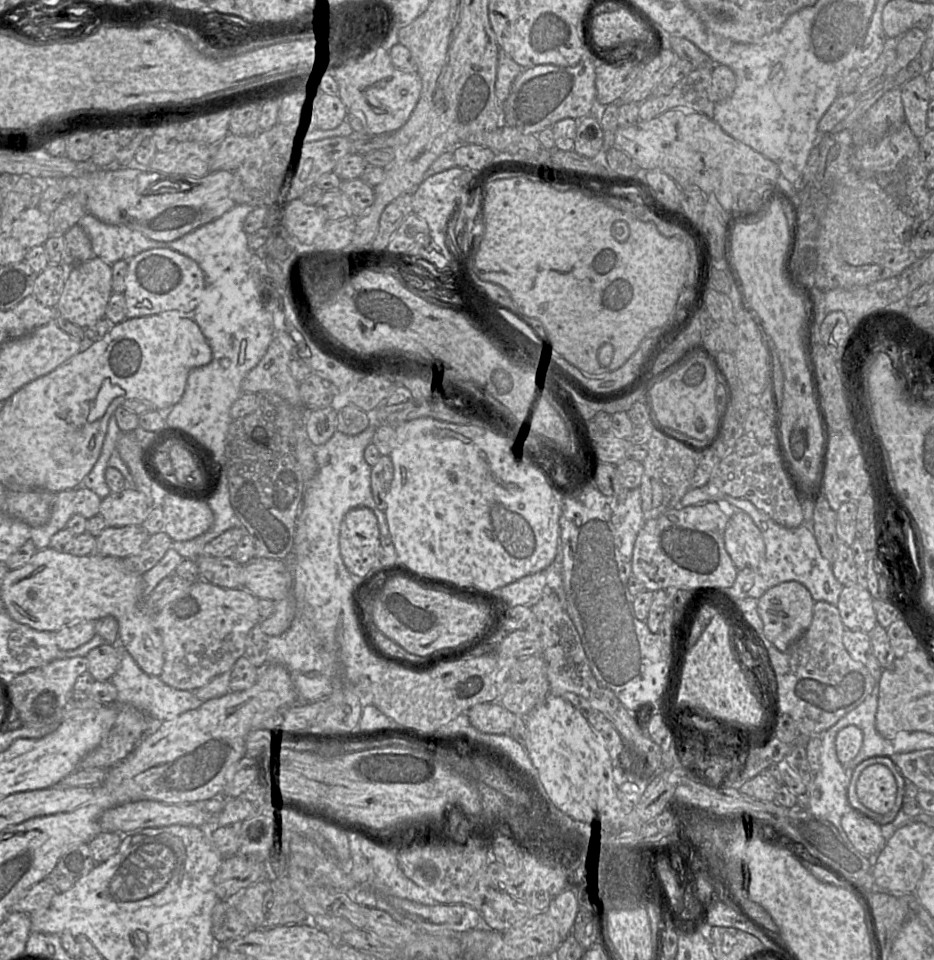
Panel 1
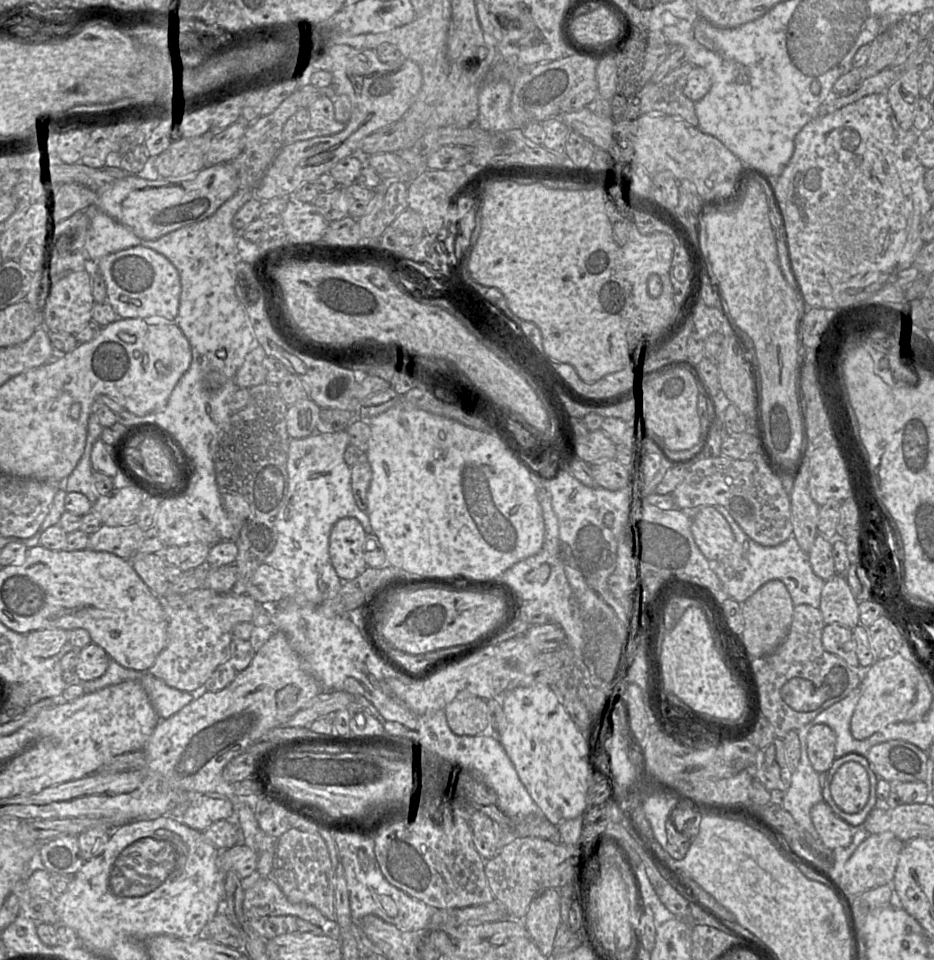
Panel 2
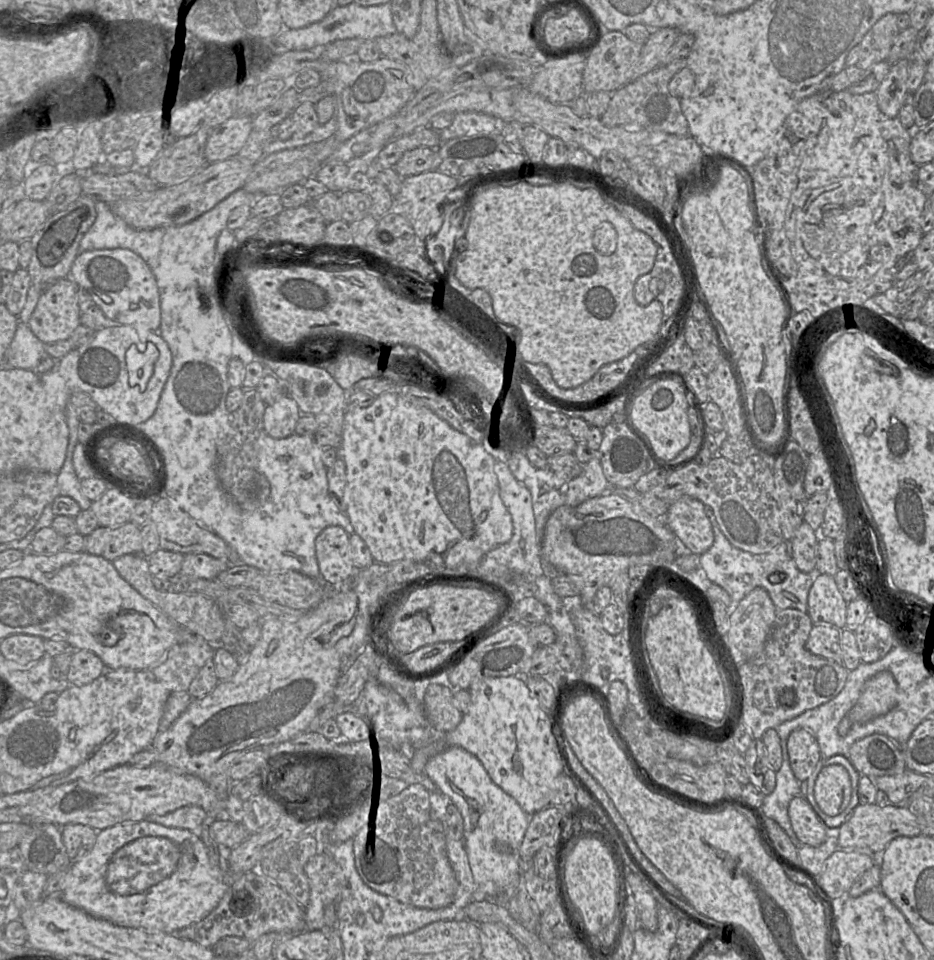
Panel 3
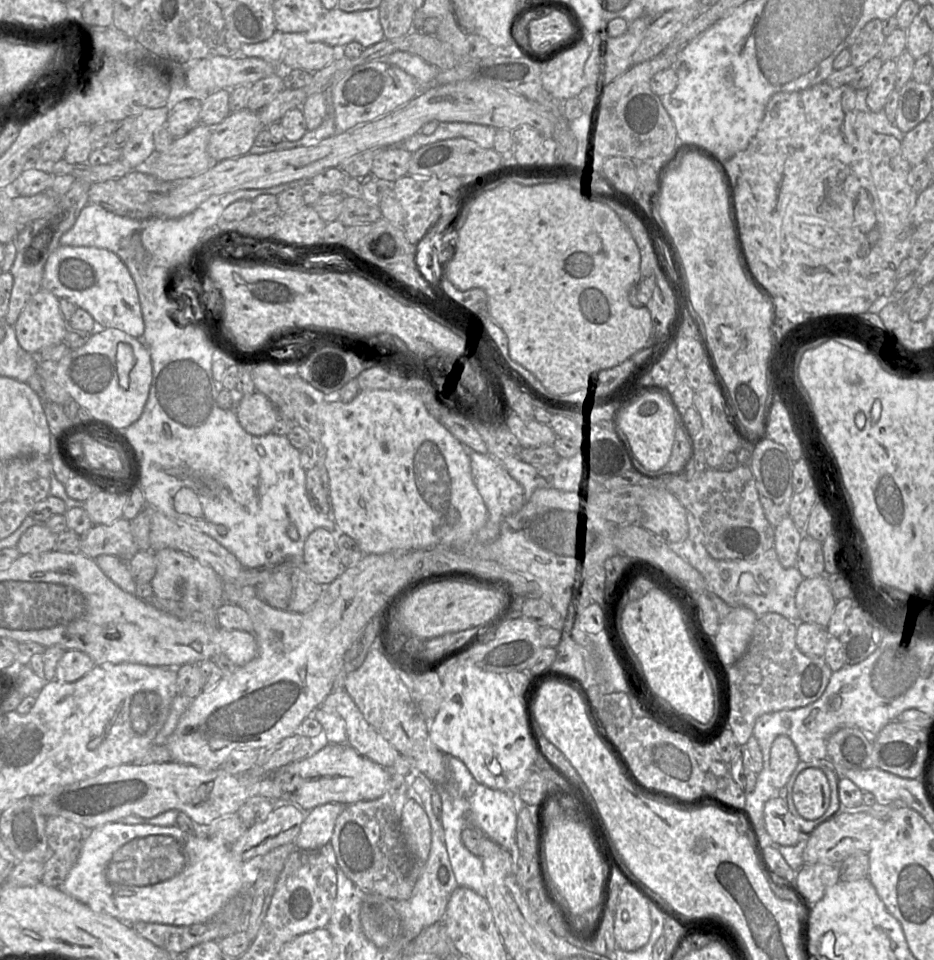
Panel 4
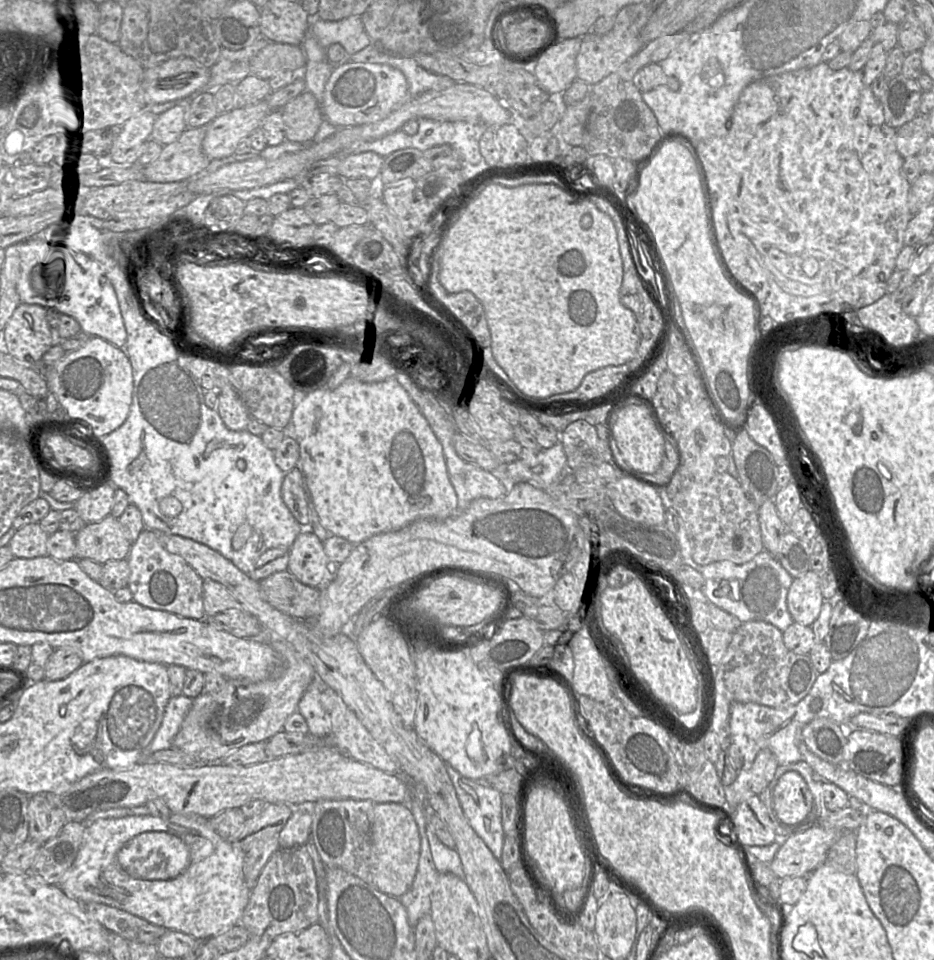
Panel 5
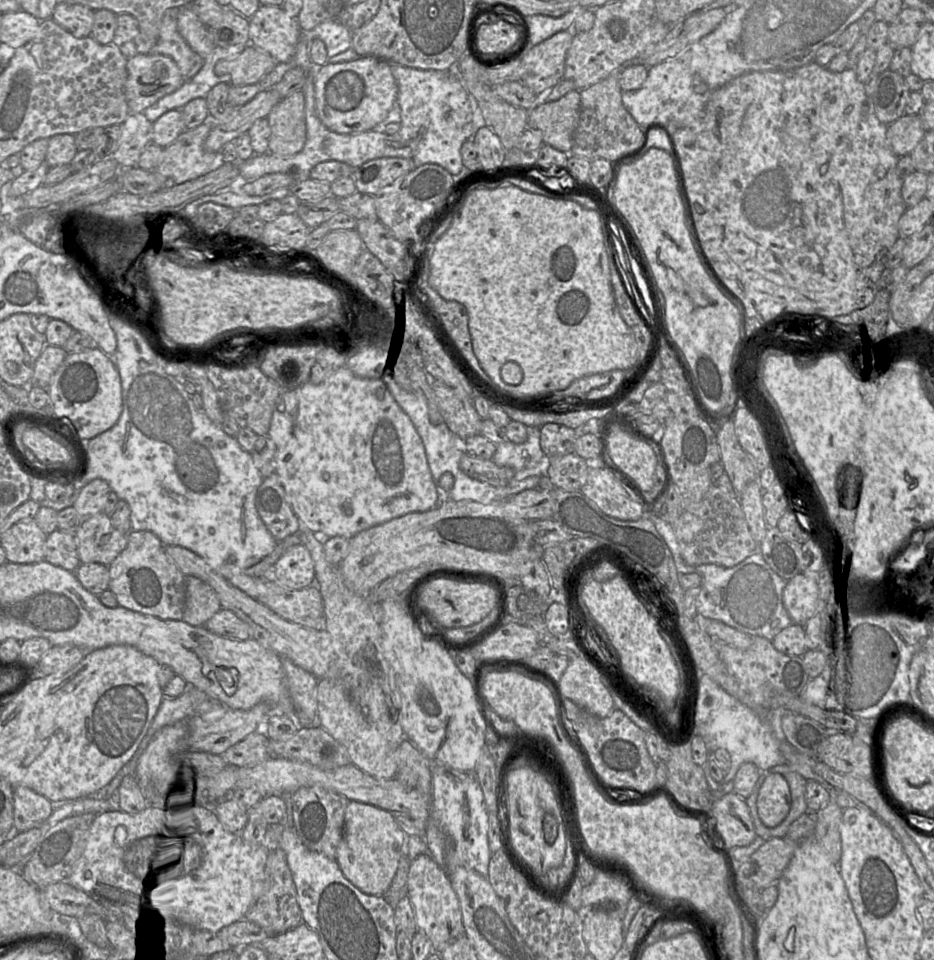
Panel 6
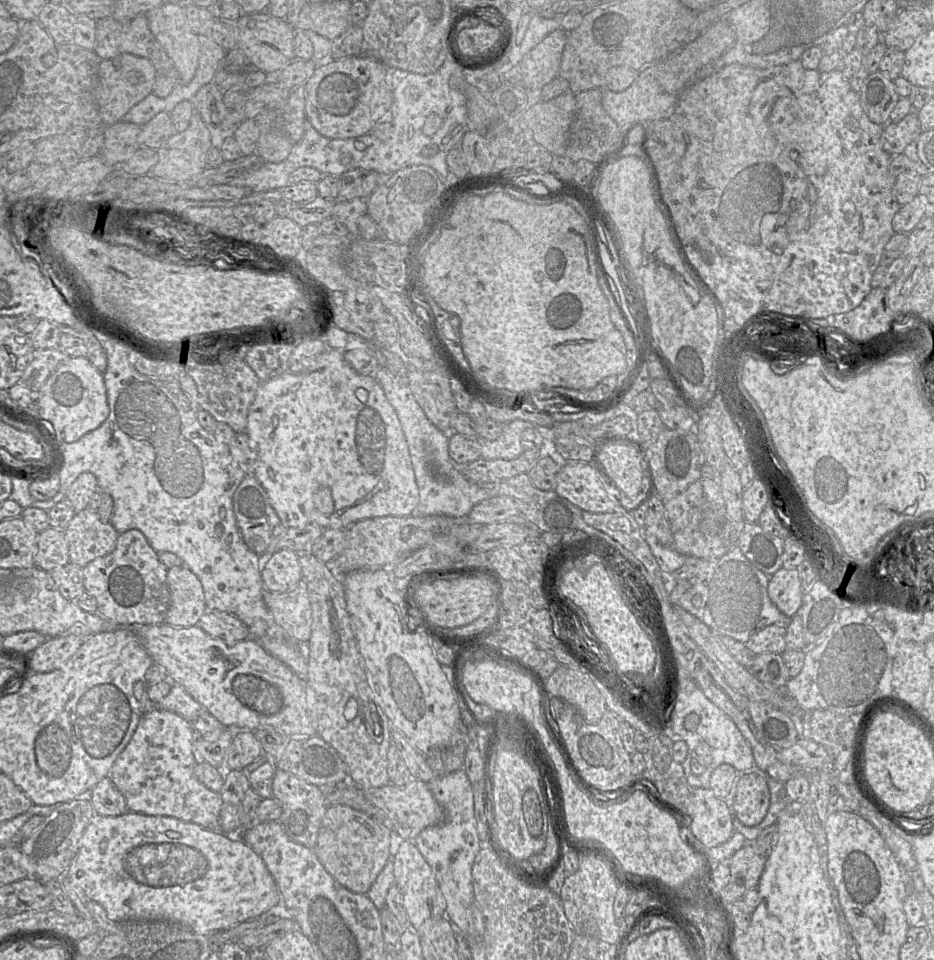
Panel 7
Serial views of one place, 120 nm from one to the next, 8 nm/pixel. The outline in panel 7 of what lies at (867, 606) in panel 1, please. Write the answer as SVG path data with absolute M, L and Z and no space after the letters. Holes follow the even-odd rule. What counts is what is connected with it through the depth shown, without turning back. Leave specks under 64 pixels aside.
M785 567L769 576L767 591L773 604L789 618L800 609L805 594L797 568Z

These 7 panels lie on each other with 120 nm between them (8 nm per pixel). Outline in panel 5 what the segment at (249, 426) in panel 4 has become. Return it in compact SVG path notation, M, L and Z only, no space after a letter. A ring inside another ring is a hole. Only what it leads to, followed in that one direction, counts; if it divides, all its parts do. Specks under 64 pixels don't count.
M232 385L223 387L217 397L217 412L225 426L233 431L244 431L251 419Z

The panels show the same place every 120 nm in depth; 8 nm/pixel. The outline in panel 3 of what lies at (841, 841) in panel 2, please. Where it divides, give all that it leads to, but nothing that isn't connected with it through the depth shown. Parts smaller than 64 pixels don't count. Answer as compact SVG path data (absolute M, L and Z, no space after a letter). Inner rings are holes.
M796 796L790 801L788 816L798 842L803 845L819 846L834 833L823 823L804 797Z

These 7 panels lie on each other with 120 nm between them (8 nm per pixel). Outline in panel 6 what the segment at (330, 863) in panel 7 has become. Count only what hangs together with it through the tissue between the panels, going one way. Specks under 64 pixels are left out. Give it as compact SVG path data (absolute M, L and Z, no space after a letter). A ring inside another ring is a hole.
M350 801L345 810L343 837L334 859L355 887L368 895L383 896L391 886L401 858L408 856L408 837L391 812Z

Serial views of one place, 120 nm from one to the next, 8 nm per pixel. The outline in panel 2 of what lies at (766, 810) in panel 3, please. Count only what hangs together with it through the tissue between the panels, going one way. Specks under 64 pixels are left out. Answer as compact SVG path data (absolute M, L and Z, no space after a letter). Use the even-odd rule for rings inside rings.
M812 724L807 725L806 727L802 728L798 734L801 746L801 758L798 766L791 775L791 784L789 788L783 793L781 806L792 815L799 826L804 828L810 834L816 835L816 831L811 820L810 811L815 804L823 801L823 795L820 783L820 773L813 769L807 754L806 739L811 728Z

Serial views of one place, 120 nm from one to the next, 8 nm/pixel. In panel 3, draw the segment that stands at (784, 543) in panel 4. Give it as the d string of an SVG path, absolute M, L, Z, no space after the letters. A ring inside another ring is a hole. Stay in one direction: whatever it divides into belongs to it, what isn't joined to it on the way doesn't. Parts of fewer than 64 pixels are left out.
M803 522L790 541L792 557L800 571L810 573L816 568L818 543L816 532Z

